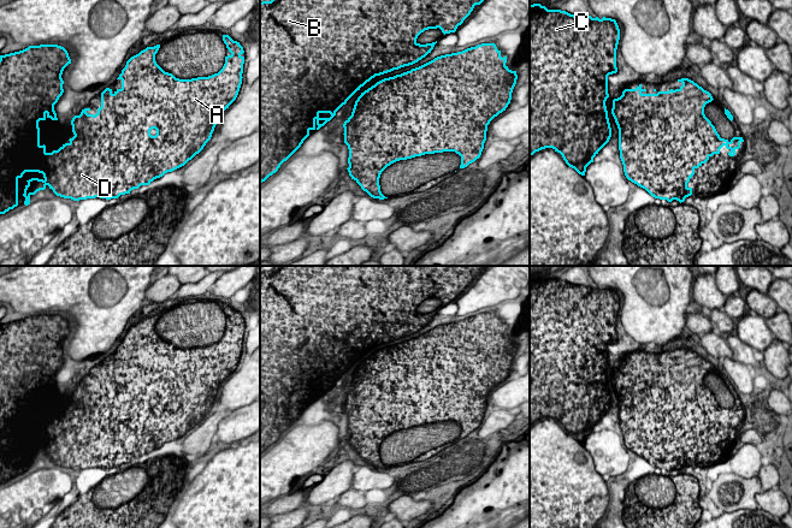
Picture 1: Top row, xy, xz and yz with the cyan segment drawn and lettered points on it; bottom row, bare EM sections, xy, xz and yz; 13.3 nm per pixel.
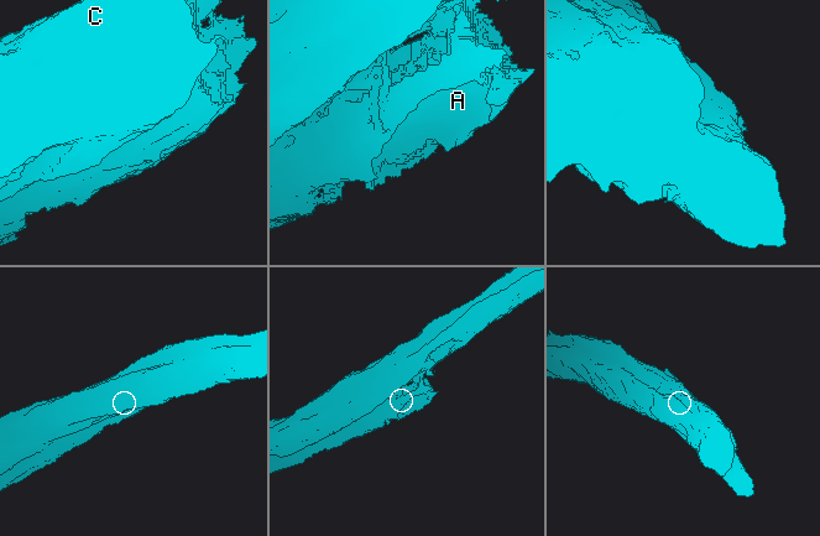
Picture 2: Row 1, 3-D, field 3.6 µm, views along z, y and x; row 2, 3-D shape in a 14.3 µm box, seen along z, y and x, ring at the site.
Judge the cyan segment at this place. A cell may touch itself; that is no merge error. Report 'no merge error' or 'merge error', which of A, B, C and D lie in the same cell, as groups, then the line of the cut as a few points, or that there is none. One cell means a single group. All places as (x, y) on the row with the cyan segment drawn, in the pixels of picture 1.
merge error | A / B C D | yz (690, 104), (681, 107), (662, 102), (655, 118), (631, 135)

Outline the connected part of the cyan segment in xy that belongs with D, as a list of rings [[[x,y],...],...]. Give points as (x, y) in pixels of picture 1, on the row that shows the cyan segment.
[[[134,55],[117,78],[122,81],[122,88],[114,93],[106,88],[101,93],[97,113],[88,114],[90,108],[84,108],[72,118],[73,141],[78,152],[73,162],[66,165],[61,177],[52,185],[57,196],[73,201],[95,197],[111,200],[141,186],[143,166],[135,166],[129,154],[113,147],[102,134],[110,125],[114,105],[124,96],[124,88],[142,76],[143,63]]]

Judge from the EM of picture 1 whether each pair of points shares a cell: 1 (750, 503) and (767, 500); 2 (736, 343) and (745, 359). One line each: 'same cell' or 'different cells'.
1: different cells
2: same cell

